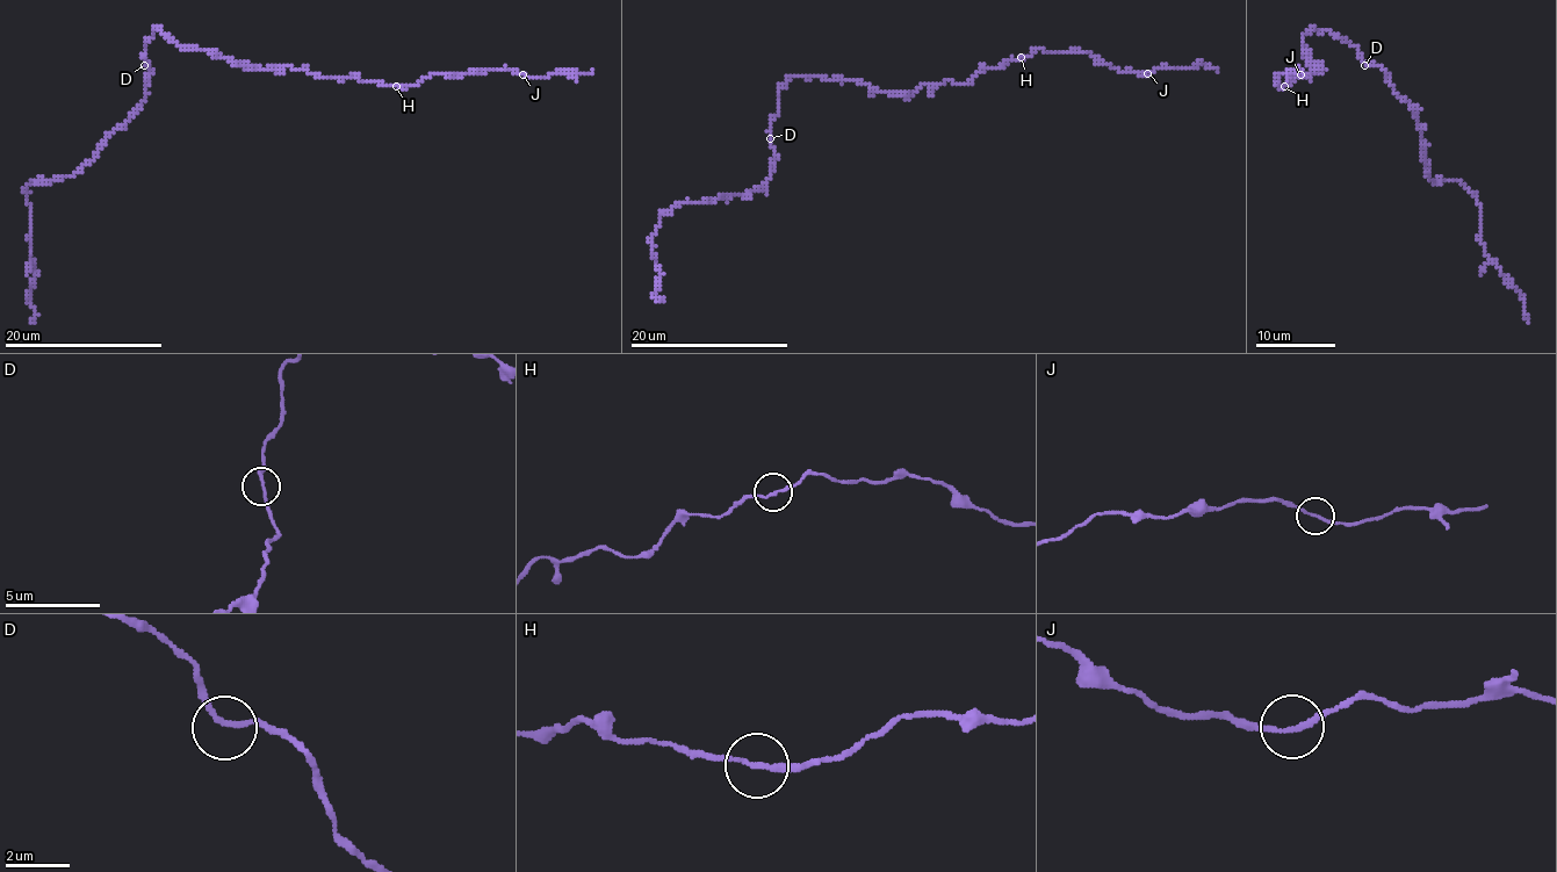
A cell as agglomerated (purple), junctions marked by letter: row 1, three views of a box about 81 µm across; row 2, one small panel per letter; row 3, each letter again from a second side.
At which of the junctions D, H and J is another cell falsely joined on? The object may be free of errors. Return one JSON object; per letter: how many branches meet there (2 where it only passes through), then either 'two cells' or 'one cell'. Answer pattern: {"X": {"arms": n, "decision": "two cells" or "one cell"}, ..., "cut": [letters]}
{"D": {"arms": 2, "decision": "one cell"}, "H": {"arms": 2, "decision": "one cell"}, "J": {"arms": 2, "decision": "one cell"}, "cut": []}

